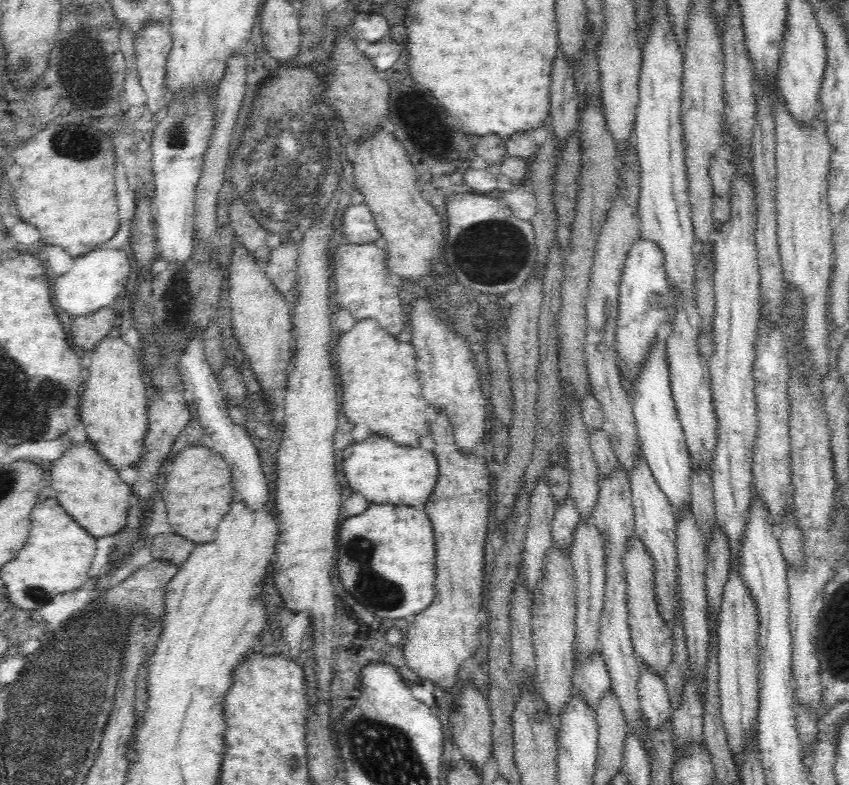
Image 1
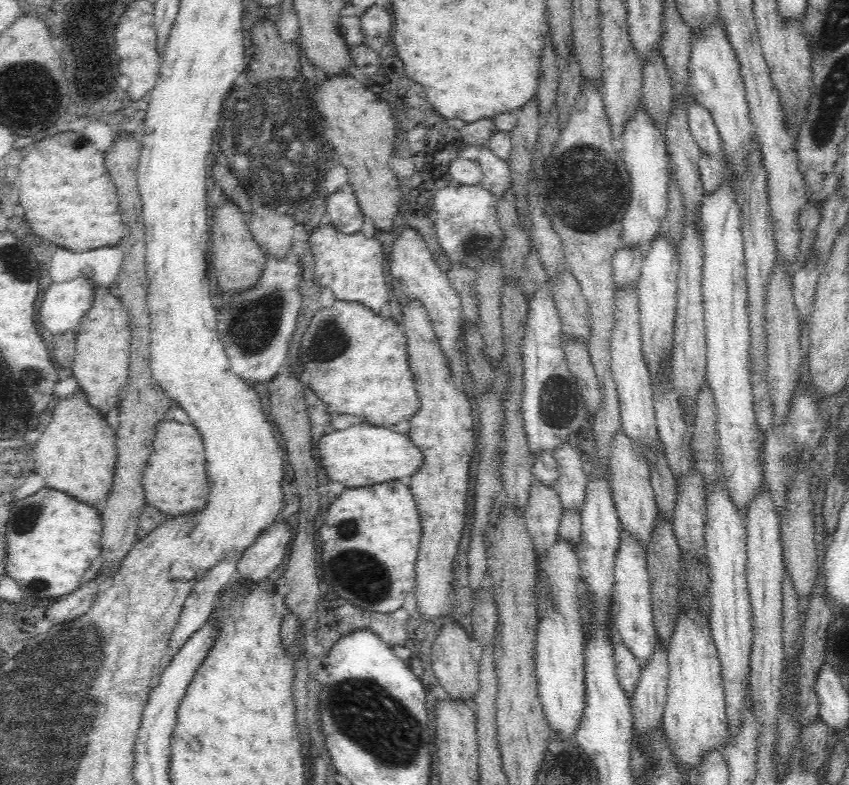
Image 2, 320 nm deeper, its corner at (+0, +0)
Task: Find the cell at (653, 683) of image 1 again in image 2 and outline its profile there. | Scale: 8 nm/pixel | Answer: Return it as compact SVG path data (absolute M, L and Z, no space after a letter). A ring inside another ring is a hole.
M621 530L618 551L615 557L615 614L614 630L620 639L634 654L637 661L642 665L652 656L654 644L656 644L657 630L653 625L651 585L649 584L647 545L638 541L632 533Z

